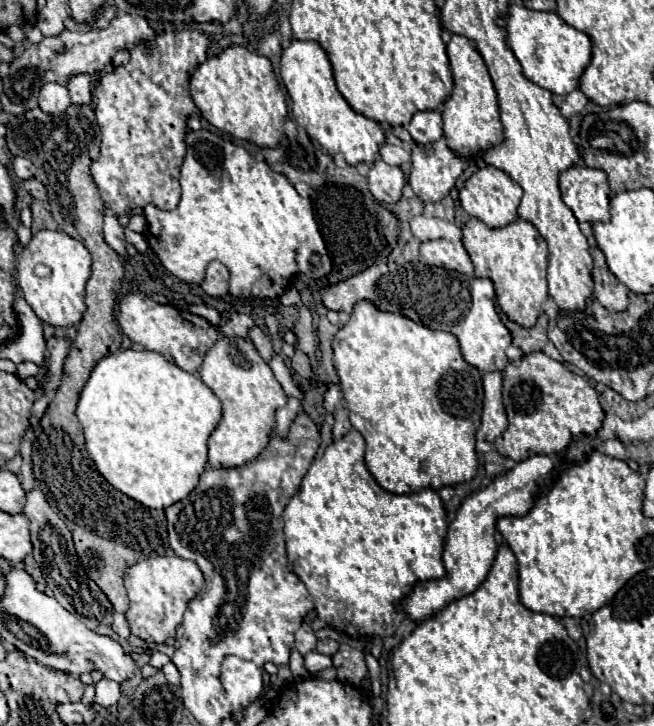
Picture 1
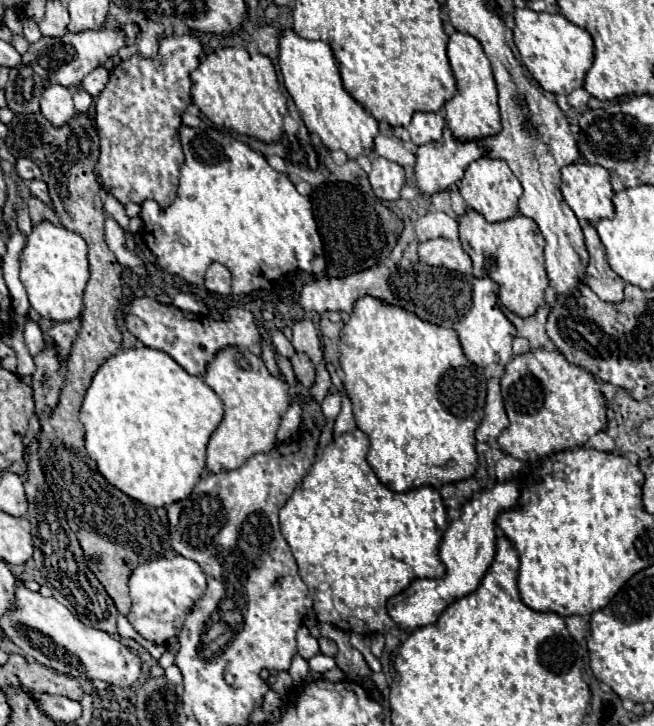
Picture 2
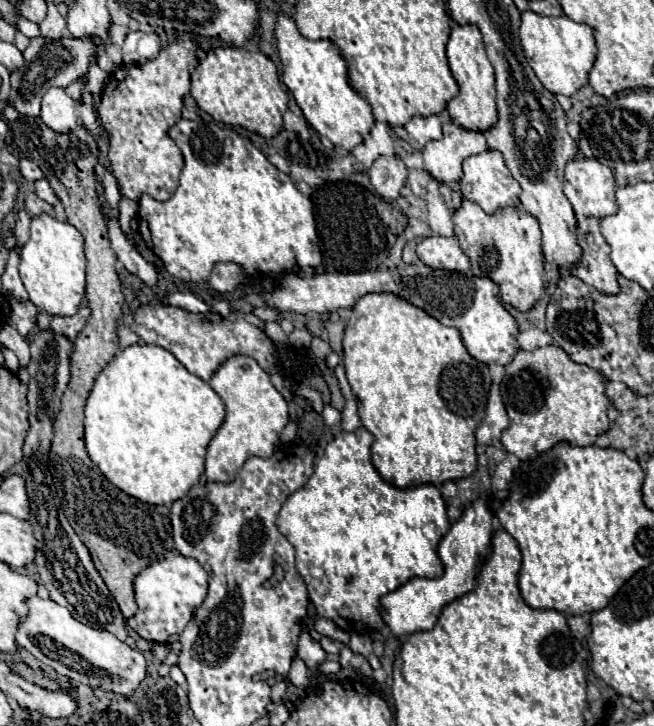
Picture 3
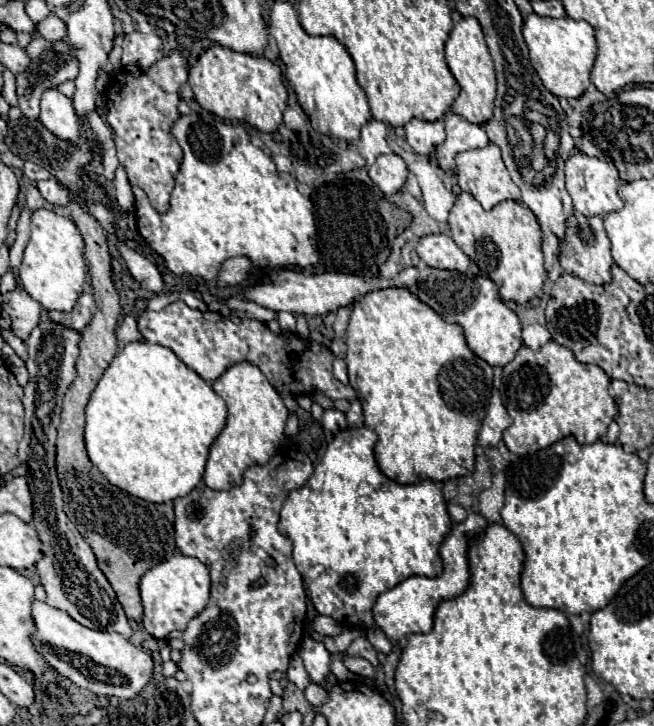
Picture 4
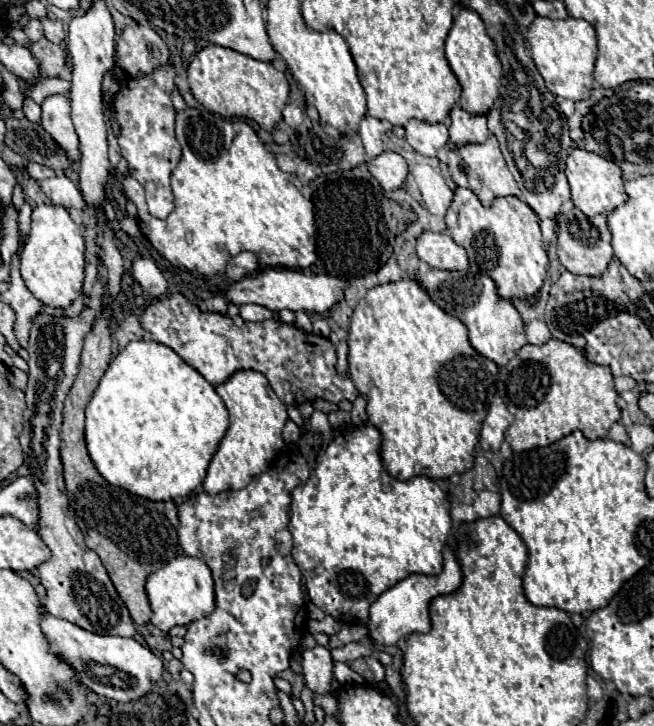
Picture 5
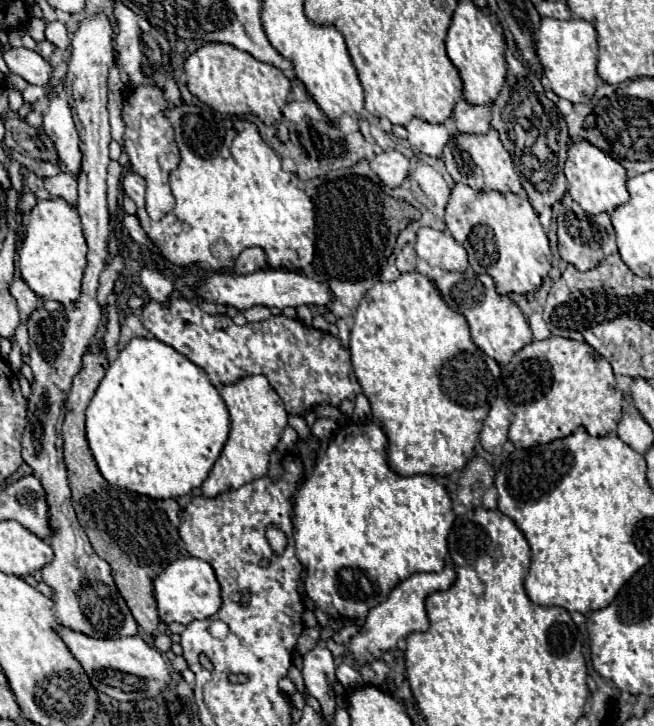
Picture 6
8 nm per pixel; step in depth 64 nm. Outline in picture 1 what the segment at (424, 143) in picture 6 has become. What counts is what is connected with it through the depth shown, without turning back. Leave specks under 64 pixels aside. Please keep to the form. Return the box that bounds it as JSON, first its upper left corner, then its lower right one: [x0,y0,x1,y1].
[408,110,442,144]

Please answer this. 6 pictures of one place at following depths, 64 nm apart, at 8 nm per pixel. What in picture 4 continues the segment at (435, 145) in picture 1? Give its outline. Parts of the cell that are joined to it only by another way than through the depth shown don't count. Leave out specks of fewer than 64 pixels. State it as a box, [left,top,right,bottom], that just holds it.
[430,112,488,176]

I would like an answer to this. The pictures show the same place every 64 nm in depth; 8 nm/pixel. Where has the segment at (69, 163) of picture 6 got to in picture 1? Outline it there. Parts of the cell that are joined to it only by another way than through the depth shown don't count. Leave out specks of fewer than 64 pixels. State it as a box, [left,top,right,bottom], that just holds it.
[38,84,70,114]

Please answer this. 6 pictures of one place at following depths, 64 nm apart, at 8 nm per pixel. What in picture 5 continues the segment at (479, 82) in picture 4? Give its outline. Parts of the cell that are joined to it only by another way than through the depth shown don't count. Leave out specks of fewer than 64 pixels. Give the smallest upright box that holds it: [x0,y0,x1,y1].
[446,8,502,116]

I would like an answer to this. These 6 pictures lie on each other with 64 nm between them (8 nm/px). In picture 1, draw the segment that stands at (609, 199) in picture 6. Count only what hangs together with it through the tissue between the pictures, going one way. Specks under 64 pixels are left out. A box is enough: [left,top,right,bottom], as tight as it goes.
[560,166,608,222]

